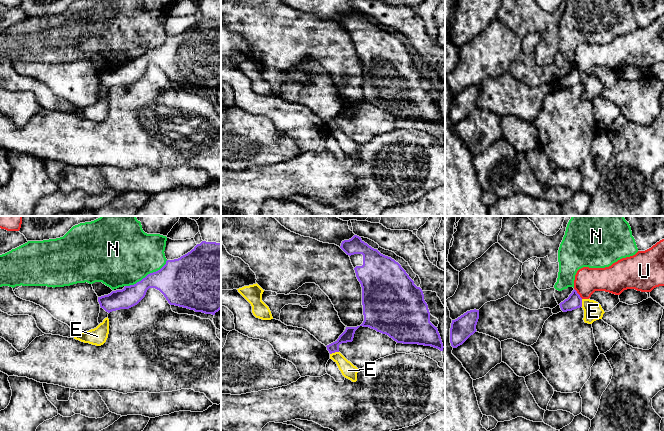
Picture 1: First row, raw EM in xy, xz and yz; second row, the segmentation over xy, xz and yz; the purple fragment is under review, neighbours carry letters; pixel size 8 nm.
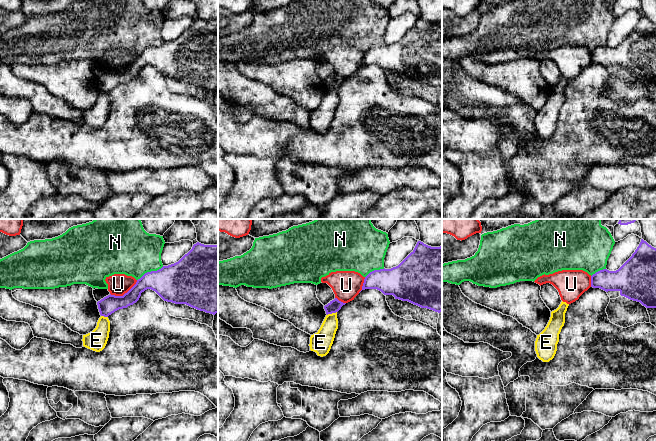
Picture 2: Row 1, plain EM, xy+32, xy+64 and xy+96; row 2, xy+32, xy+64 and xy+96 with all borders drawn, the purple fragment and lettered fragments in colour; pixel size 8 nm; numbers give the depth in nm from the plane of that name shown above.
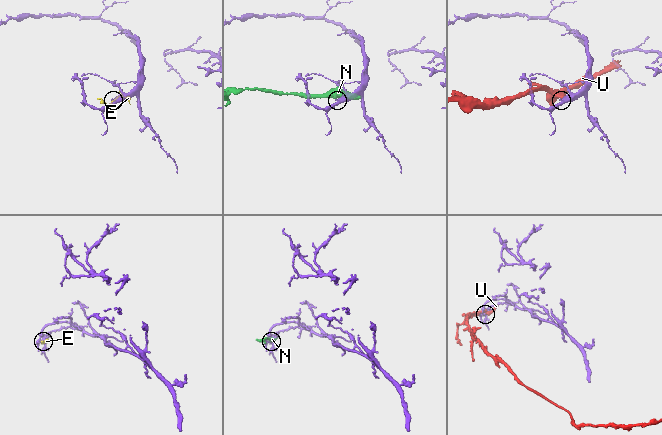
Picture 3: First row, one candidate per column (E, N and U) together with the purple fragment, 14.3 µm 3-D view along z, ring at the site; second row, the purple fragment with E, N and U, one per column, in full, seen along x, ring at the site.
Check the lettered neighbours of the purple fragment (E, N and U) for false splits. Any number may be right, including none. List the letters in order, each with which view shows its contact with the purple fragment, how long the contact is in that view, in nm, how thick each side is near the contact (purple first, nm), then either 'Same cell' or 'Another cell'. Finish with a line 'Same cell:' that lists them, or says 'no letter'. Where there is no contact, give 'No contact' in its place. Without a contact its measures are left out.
E: Touches purple in xz. Shared border 80 nm. Thickness 100 nm (purple) against 120 nm. Another cell
N: Touches purple in xy. Shared border 400 nm. Thickness 320 nm (purple) against 480 nm. Another cell
U: Touches purple in yz. Shared border 110 nm. Thickness 120 nm (purple) against 200 nm. Another cell
Same cell: no letter

